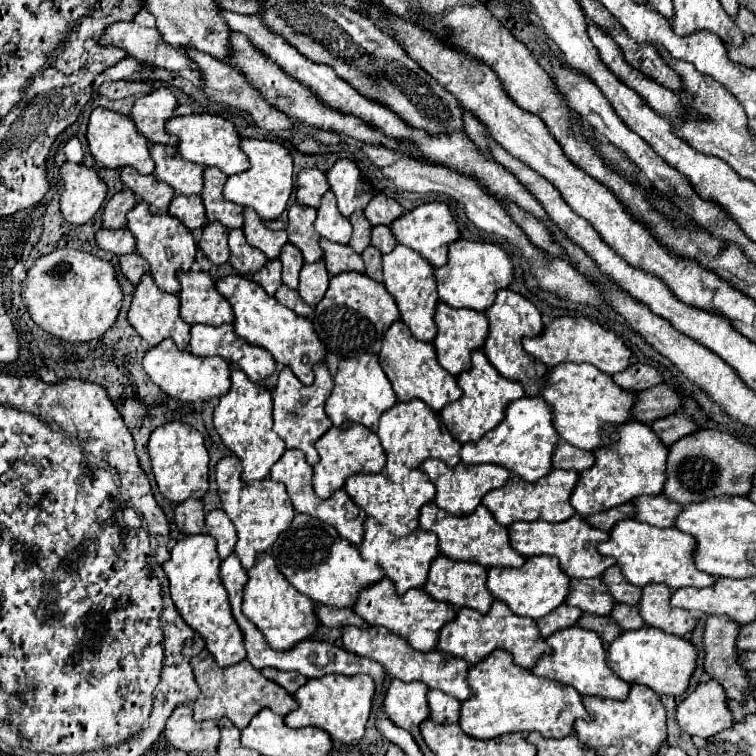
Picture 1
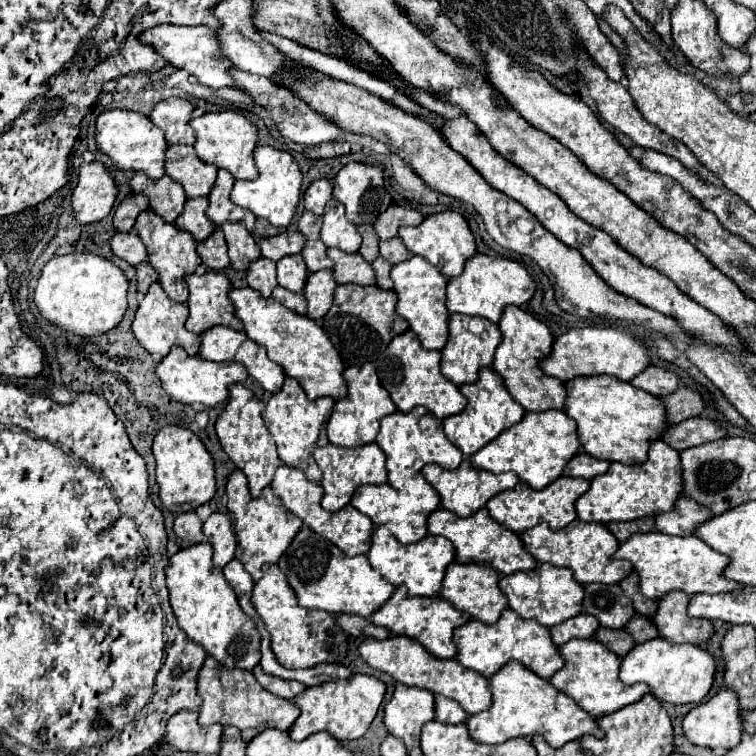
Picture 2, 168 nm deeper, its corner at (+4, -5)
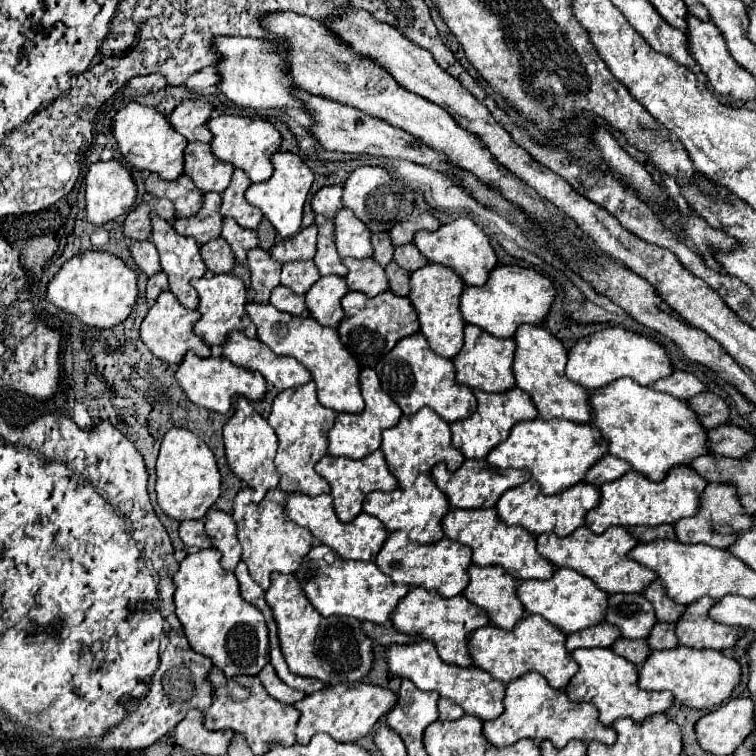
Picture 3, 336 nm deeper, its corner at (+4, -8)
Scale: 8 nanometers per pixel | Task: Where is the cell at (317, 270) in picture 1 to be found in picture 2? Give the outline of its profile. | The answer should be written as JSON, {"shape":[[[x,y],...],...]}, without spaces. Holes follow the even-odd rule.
{"shape":[[[322,270],[308,276],[308,282],[304,286],[304,296],[308,300],[308,318],[318,320],[326,316],[332,306],[336,286],[338,284],[334,280],[332,270]]]}

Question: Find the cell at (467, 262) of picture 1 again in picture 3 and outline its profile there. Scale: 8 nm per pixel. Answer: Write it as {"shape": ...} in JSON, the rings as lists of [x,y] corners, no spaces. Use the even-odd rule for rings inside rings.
{"shape":[[[496,265],[488,273],[488,281],[482,287],[464,287],[460,295],[460,313],[466,323],[478,325],[494,337],[512,337],[522,323],[540,323],[554,299],[554,287],[550,279],[538,275],[532,269],[518,265]]]}

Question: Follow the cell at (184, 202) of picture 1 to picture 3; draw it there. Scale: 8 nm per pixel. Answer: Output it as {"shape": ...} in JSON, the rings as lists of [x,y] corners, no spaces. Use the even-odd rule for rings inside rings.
{"shape":[[[204,193],[200,211],[188,219],[176,219],[174,229],[186,237],[196,239],[198,245],[204,245],[204,243],[220,237],[222,217],[218,213],[218,207],[220,207],[220,195]]]}

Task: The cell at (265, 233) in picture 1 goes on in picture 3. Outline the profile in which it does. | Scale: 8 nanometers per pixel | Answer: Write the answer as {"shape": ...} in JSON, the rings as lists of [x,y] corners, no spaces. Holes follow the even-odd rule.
{"shape":[[[316,225],[300,229],[296,235],[276,243],[270,249],[270,257],[276,259],[278,263],[288,263],[288,261],[304,261],[312,259],[316,253]]]}

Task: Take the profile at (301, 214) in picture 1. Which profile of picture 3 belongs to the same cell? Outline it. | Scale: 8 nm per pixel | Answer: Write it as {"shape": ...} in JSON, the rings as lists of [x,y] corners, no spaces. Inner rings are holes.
{"shape":[[[316,215],[314,225],[318,227],[318,249],[314,255],[314,263],[322,275],[340,275],[344,277],[348,269],[342,265],[336,247],[334,247],[334,223],[322,215]]]}

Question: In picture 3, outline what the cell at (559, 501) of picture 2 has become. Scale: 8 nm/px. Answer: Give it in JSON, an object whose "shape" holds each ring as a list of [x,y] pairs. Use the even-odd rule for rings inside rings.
{"shape":[[[528,479],[526,483],[506,491],[500,497],[500,501],[496,503],[496,511],[498,511],[500,521],[504,521],[508,525],[520,525],[526,531],[530,531],[532,535],[552,531],[552,533],[564,537],[564,535],[570,535],[574,529],[584,525],[586,511],[596,507],[598,501],[600,501],[600,493],[590,483],[576,483],[558,495],[542,495],[542,493],[536,493],[536,481]]]}

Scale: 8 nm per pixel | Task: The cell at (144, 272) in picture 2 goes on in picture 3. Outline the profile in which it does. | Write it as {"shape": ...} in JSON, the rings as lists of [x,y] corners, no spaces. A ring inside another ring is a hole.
{"shape":[[[156,273],[156,275],[152,275],[152,277],[148,277],[148,285],[146,285],[146,299],[148,299],[148,303],[152,305],[154,301],[156,301],[156,297],[162,293],[162,291],[166,291],[168,289],[168,277],[166,277],[166,273]]]}

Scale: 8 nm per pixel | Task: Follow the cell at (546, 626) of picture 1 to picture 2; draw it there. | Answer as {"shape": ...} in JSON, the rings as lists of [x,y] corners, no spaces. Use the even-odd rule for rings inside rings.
{"shape":[[[580,614],[576,618],[570,618],[568,622],[562,622],[560,626],[552,626],[552,640],[556,646],[566,644],[572,638],[594,638],[596,630],[600,628],[600,622],[592,618],[590,614]]]}

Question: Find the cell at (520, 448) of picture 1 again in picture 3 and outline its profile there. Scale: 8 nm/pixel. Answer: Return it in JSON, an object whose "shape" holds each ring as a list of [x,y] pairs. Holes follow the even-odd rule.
{"shape":[[[540,417],[524,423],[516,423],[508,435],[508,439],[496,449],[492,449],[486,457],[488,465],[498,469],[528,469],[532,479],[538,481],[540,491],[544,495],[554,495],[566,489],[568,485],[576,485],[584,479],[586,469],[606,455],[606,443],[600,437],[596,427],[588,423],[574,423],[564,419],[544,421]]]}

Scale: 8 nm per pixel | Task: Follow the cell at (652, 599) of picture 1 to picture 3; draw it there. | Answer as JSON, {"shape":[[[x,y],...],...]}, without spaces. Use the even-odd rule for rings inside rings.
{"shape":[[[700,597],[696,603],[686,605],[680,621],[676,623],[678,645],[694,647],[694,649],[730,649],[738,641],[738,627],[716,623],[708,617],[708,609],[714,599]]]}

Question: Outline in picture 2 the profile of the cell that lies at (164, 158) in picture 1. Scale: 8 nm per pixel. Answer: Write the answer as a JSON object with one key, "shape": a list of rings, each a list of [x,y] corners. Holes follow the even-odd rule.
{"shape":[[[176,144],[166,152],[166,174],[184,186],[188,198],[208,196],[216,182],[216,172],[214,164],[198,158],[194,146]]]}

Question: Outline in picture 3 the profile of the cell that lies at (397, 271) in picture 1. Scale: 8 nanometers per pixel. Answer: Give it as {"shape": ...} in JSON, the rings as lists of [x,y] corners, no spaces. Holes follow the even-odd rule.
{"shape":[[[428,263],[410,273],[408,299],[418,315],[420,333],[426,337],[430,349],[446,359],[452,359],[462,349],[462,343],[464,343],[462,341],[464,319],[460,317],[460,311],[458,311],[458,299],[462,289],[464,289],[464,283],[460,281],[460,277],[452,269],[446,269],[444,265],[438,265],[438,263]]]}

